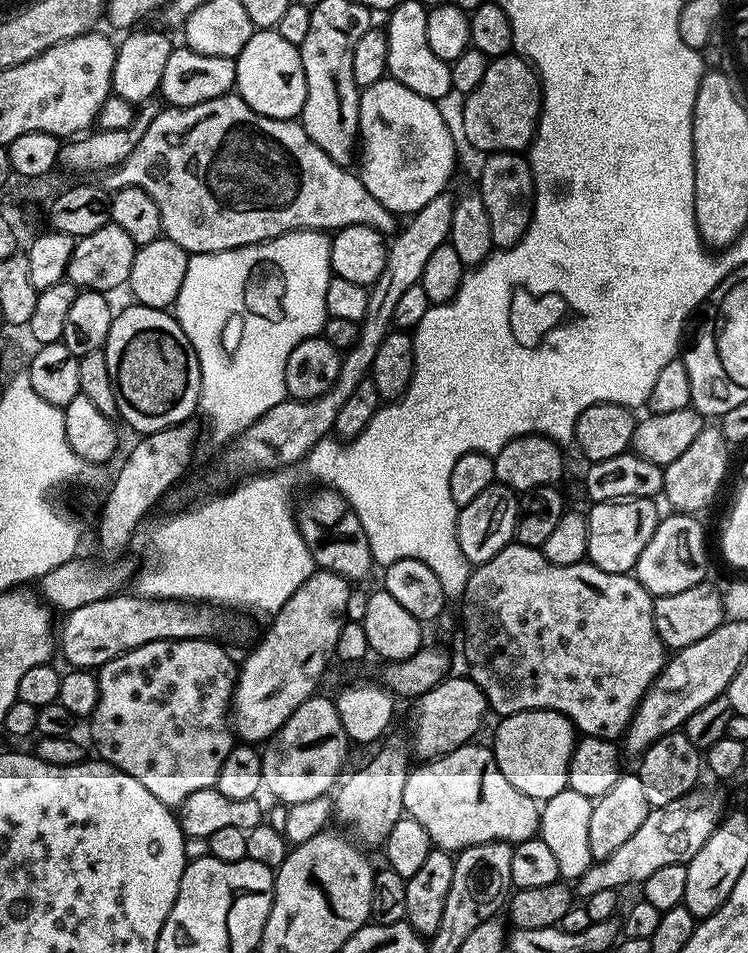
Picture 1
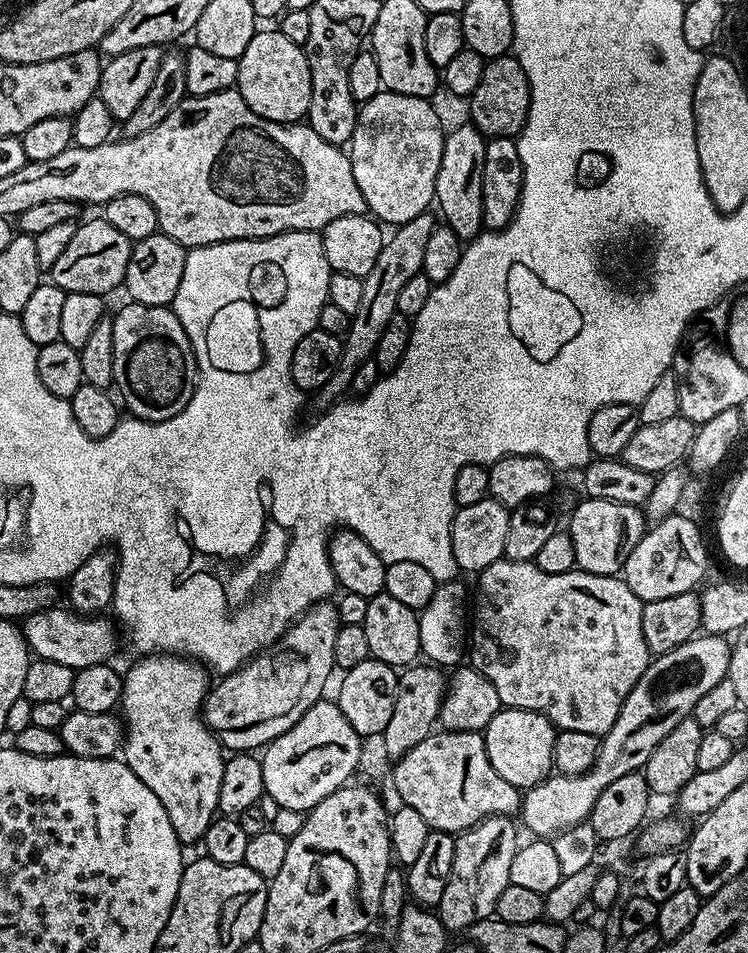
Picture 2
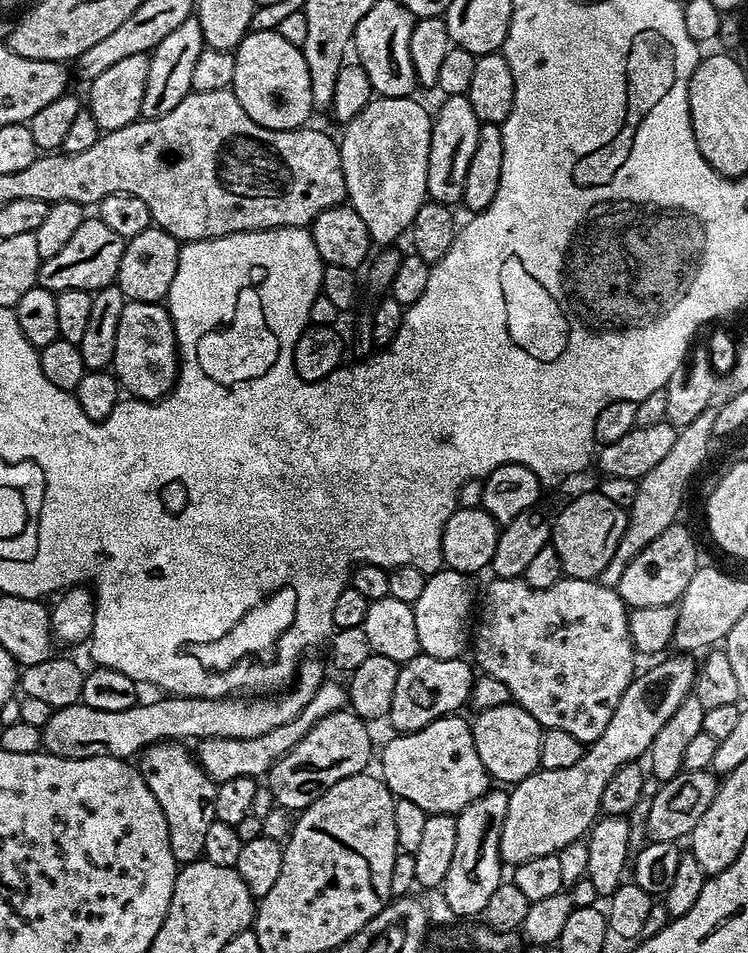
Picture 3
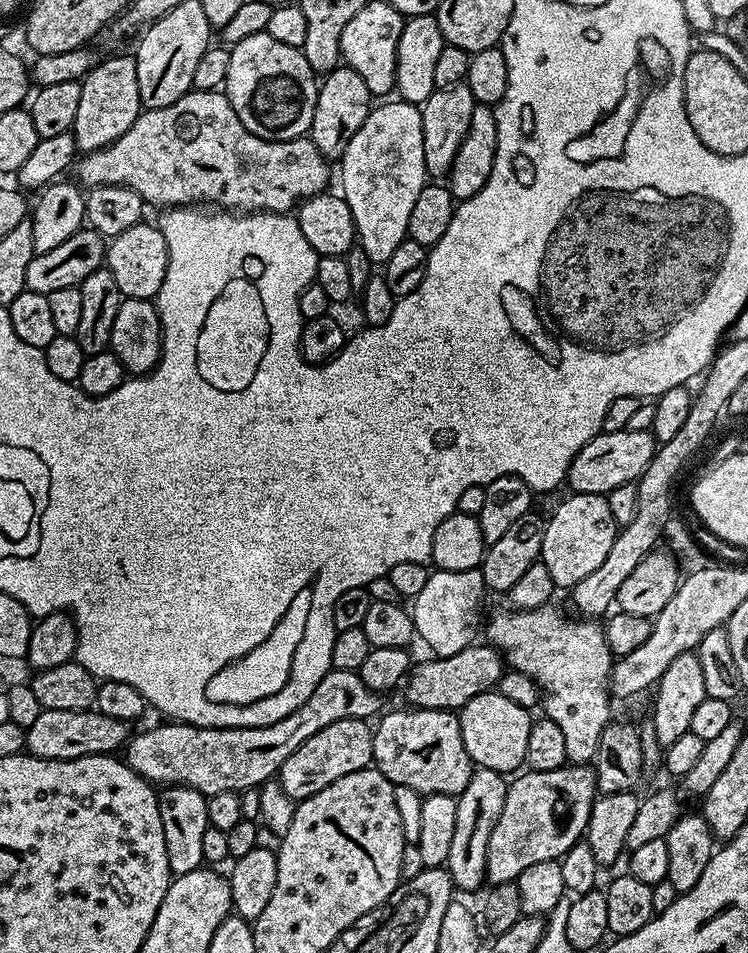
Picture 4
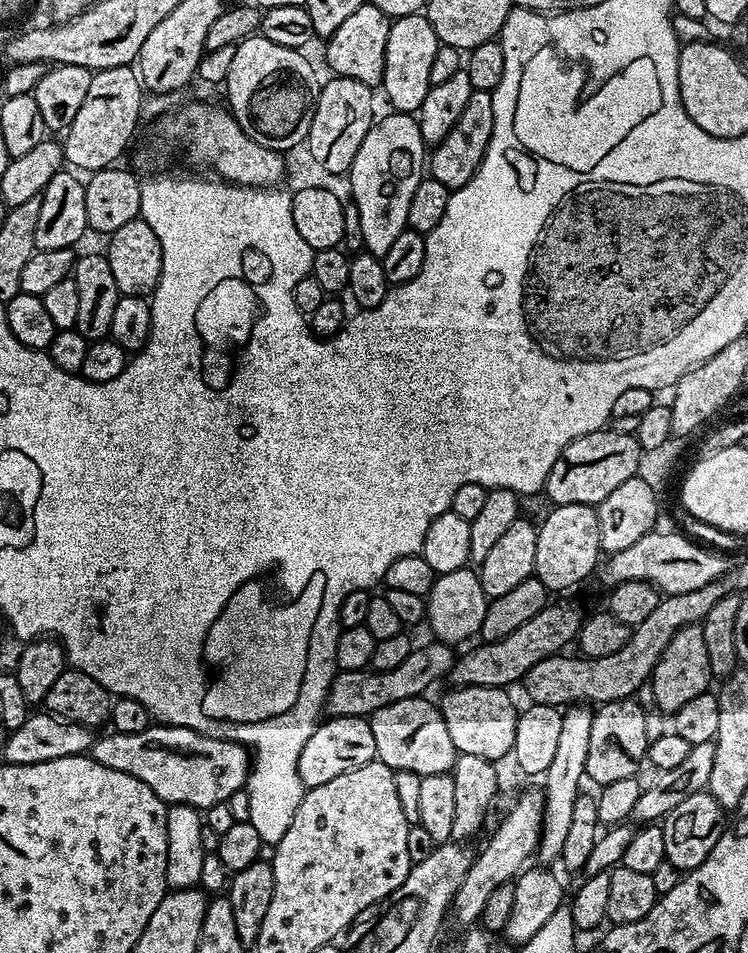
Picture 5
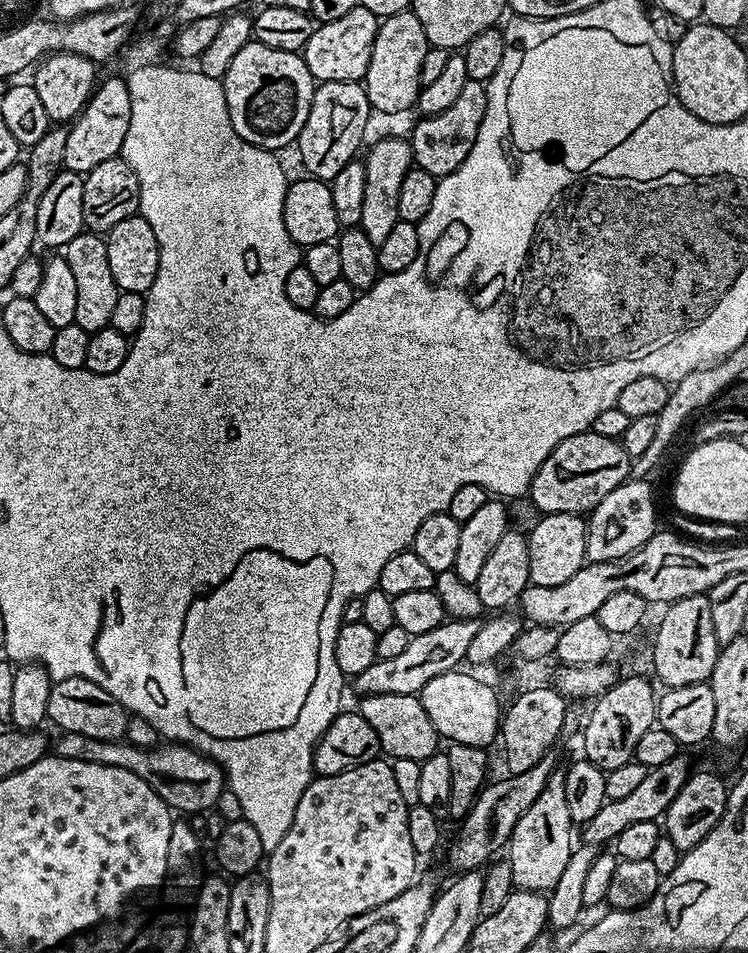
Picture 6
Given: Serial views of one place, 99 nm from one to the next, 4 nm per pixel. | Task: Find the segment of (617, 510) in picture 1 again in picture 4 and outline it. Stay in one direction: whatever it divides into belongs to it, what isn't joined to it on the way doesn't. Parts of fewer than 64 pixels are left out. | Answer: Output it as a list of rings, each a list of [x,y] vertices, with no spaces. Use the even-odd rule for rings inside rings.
[[[572,492],[565,495],[558,510],[547,517],[539,563],[550,570],[550,578],[554,578],[557,589],[571,590],[579,580],[586,578],[586,574],[602,566],[606,554],[610,554],[610,546],[614,546],[617,531],[618,525],[614,522],[614,514],[610,514],[607,495]]]

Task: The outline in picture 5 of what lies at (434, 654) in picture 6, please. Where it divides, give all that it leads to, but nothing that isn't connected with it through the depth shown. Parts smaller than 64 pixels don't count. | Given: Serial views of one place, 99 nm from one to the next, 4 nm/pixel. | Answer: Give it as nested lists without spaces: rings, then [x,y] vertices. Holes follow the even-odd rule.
[[[433,642],[425,648],[413,647],[412,653],[394,670],[378,672],[365,670],[363,672],[337,671],[332,678],[332,684],[328,687],[326,712],[329,717],[334,716],[362,716],[371,717],[372,713],[382,710],[382,706],[390,706],[390,702],[402,702],[406,698],[424,696],[427,688],[435,680],[440,680],[449,675],[454,663],[453,650],[447,643]]]

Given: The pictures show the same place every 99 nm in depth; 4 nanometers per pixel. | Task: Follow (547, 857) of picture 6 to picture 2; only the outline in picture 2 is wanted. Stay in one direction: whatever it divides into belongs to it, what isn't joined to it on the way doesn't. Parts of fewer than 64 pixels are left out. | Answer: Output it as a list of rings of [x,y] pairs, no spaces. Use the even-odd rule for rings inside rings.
[[[495,560],[475,580],[476,617],[470,620],[470,664],[490,678],[501,705],[542,714],[565,732],[578,730],[603,737],[614,726],[622,702],[626,702],[650,663],[646,638],[642,638],[645,601],[639,600],[619,575],[599,576],[579,570],[546,574],[530,560]]]

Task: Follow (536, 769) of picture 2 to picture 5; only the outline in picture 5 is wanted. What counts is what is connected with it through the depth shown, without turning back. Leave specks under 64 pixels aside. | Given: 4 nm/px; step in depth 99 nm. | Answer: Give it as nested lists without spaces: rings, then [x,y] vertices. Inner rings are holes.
[[[465,684],[456,686],[444,696],[444,701],[439,701],[438,707],[442,718],[446,722],[446,730],[450,730],[450,742],[454,742],[457,753],[461,756],[466,754],[478,754],[478,758],[486,758],[493,762],[511,753],[514,746],[514,734],[516,733],[516,718],[518,708],[512,705],[509,694],[502,688],[491,688],[490,686],[478,686],[477,684]]]

